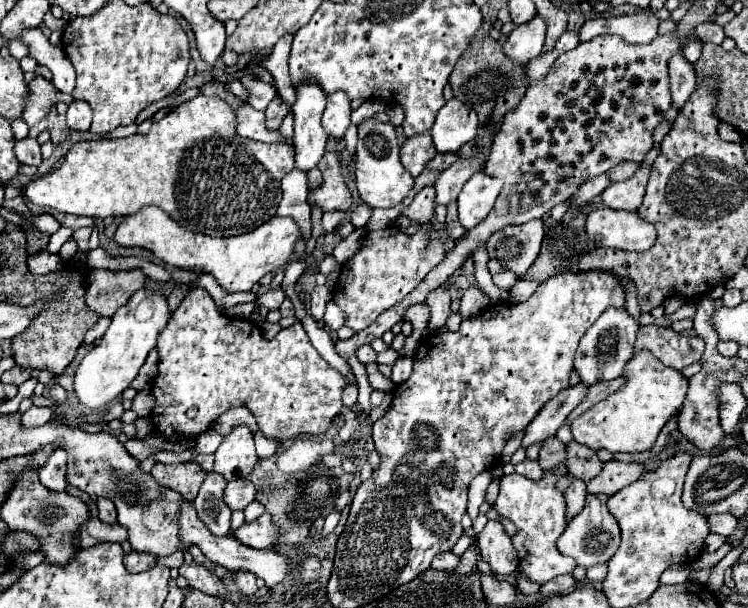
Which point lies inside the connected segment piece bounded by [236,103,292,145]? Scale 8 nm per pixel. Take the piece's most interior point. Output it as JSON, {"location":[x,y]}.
{"location":[251,125]}

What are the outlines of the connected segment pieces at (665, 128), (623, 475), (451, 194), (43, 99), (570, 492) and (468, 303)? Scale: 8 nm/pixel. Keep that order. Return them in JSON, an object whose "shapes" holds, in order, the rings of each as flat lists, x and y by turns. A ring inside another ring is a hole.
{"shapes":[[[670,109,670,111,666,113,664,121,654,129,654,143,656,143,656,145,660,145,660,141,662,141,662,139,668,135,668,131,672,129,672,123,674,123,676,115,678,115,678,111,676,111,676,109]],[[610,461,604,465,602,473,594,477,588,483,588,493,604,493,604,495,614,495,622,487,638,481,646,473,646,465,642,463,622,463,622,461]],[[474,157,470,161,458,159,450,169,444,169,438,179,434,181,436,187,436,205,448,205,452,199,458,197,462,185,472,177,472,173,482,171,482,157]],[[36,77,30,85,30,95,26,99,26,107,24,107,24,115,22,119,32,127,36,125,42,117,46,117,46,113,50,111,52,103,58,103,58,101,66,101,66,103,72,103,74,97,72,95,58,95,58,91,52,87,50,81,42,79,42,77]],[[574,479,572,485,564,491,566,497,566,519,570,521,572,517,576,517,582,509,584,509,584,501,586,501,586,483,580,479]],[[472,285,462,295,460,313,464,317,474,317,474,315,480,315,488,305,490,305,490,297,478,285]]]}

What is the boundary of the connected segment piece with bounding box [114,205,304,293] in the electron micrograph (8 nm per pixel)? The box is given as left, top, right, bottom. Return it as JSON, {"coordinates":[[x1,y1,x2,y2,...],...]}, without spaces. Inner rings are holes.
{"coordinates":[[154,205,124,217,114,233,114,241,122,247,144,247,174,267,204,269,206,273,214,275,228,293,250,291,266,273,272,273,286,265,294,253,298,239,304,237,292,217,276,215,258,229,238,237,208,237,182,229,166,211]]}

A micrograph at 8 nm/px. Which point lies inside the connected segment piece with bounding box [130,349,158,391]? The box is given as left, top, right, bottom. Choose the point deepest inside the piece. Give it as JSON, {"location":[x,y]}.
{"location":[148,372]}

